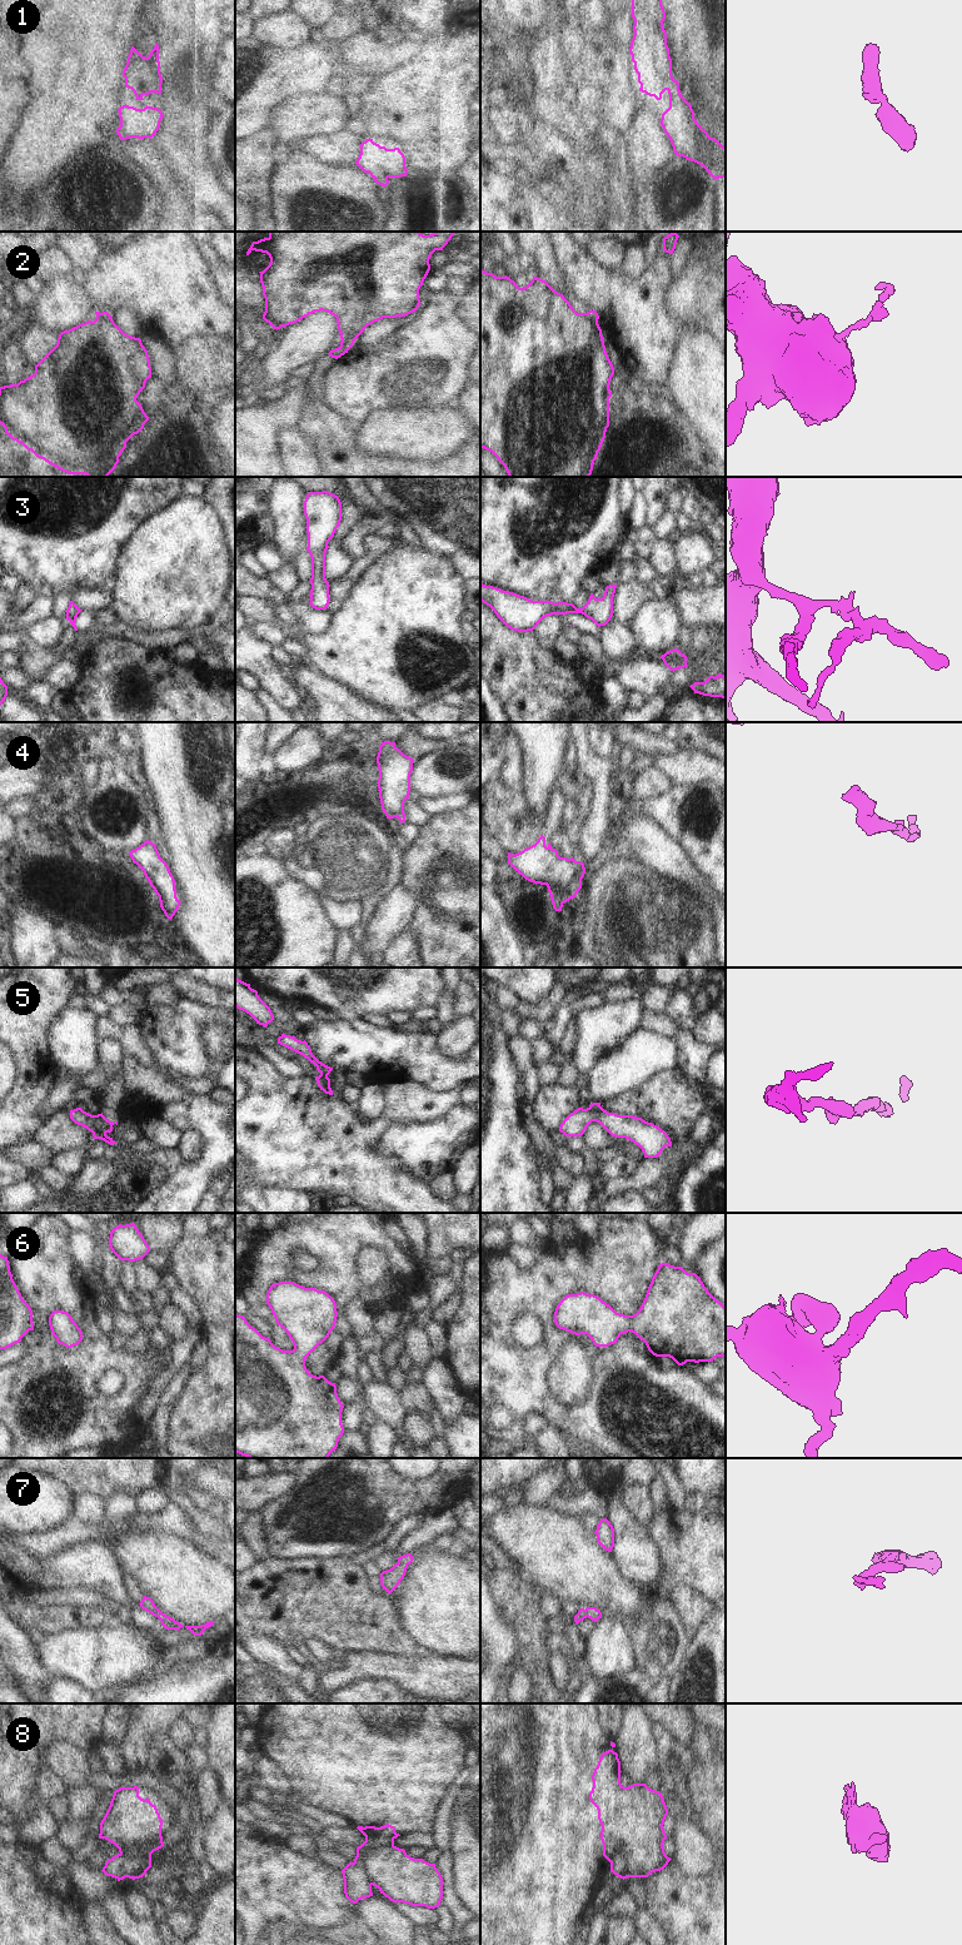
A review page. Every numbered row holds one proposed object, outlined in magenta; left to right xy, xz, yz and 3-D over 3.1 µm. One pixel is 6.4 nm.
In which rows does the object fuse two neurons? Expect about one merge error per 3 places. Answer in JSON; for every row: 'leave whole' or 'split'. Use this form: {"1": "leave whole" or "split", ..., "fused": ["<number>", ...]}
{"1": "leave whole", "2": "split", "3": "split", "4": "leave whole", "5": "leave whole", "6": "leave whole", "7": "leave whole", "8": "split", "fused": ["2", "3", "8"]}

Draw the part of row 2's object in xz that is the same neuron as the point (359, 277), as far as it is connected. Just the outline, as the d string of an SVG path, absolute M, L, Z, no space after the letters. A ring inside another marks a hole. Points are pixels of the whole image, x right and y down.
M269 232L268 238L253 242L246 252L246 255L253 250L266 253L270 258L269 265L263 272L259 272L263 295L265 298L263 319L278 330L281 327L301 320L309 314L323 310L337 318L340 339L355 340L363 330L374 322L383 318L405 317L419 308L419 289L430 270L429 259L435 250L443 250L455 233L457 232L434 232L433 234L423 235L419 232Z

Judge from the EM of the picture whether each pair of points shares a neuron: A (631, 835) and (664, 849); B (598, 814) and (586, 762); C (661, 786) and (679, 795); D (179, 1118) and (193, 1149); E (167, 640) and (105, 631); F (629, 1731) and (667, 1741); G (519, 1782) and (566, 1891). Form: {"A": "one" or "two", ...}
{"A": "one", "B": "one", "C": "two", "D": "two", "E": "one", "F": "two", "G": "one"}

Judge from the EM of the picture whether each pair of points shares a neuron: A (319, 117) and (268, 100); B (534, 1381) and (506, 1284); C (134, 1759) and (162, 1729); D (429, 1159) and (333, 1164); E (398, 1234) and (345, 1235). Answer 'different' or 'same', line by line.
A: different
B: same
C: same
D: different
E: different

